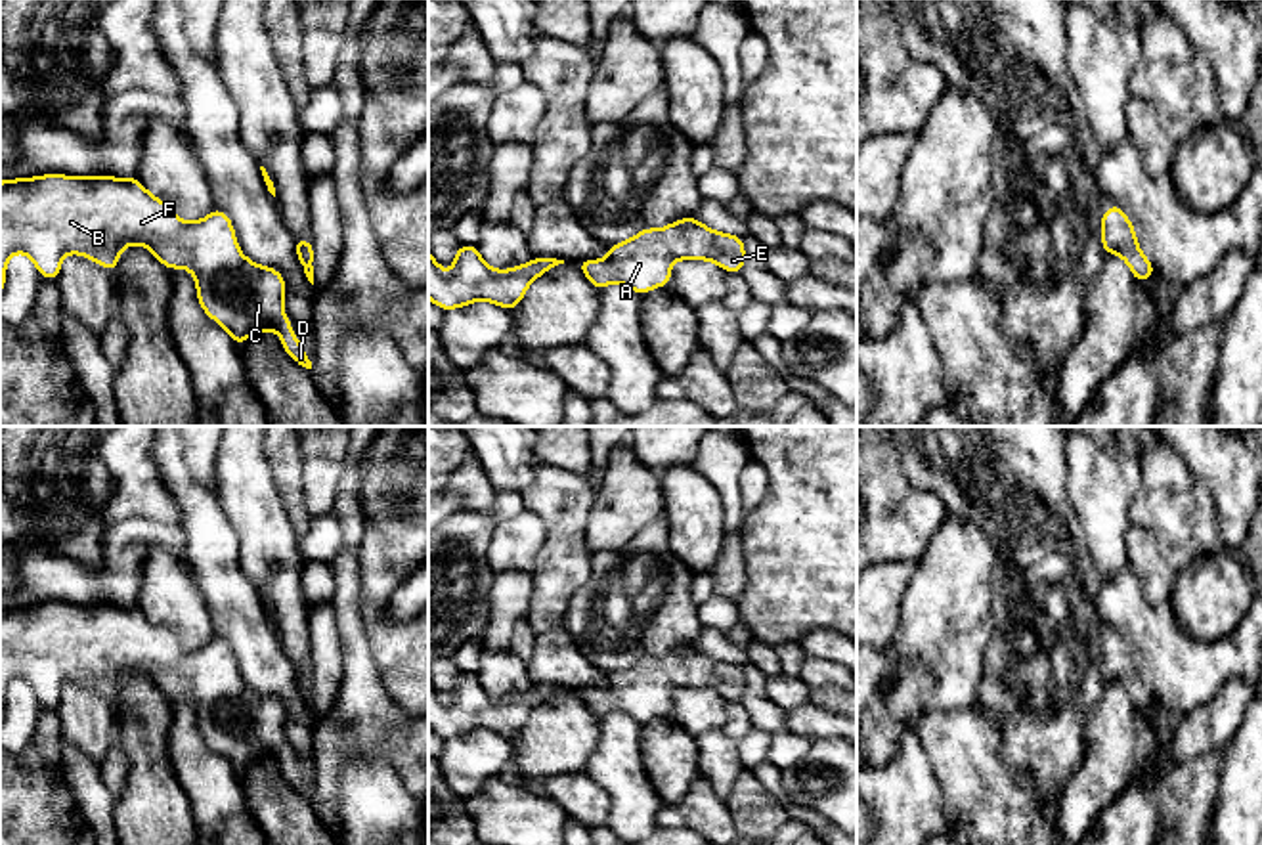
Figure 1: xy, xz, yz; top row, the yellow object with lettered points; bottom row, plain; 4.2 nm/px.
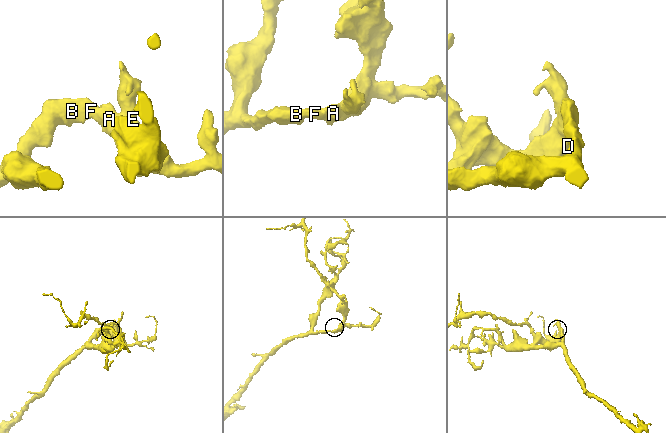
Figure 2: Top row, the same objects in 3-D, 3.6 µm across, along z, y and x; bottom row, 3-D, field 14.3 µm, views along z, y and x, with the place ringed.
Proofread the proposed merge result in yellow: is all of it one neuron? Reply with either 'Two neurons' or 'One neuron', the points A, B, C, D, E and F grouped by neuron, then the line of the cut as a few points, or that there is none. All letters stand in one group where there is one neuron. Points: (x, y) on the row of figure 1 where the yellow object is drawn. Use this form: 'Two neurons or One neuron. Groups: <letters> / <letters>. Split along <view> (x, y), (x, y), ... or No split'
One neuron. Groups: A B C D E F. No split

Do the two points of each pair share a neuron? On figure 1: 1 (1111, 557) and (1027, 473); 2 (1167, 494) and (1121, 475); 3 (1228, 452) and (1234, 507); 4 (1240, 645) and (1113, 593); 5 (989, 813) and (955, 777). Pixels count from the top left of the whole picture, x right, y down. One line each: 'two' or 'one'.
1: two
2: two
3: one
4: one
5: one

